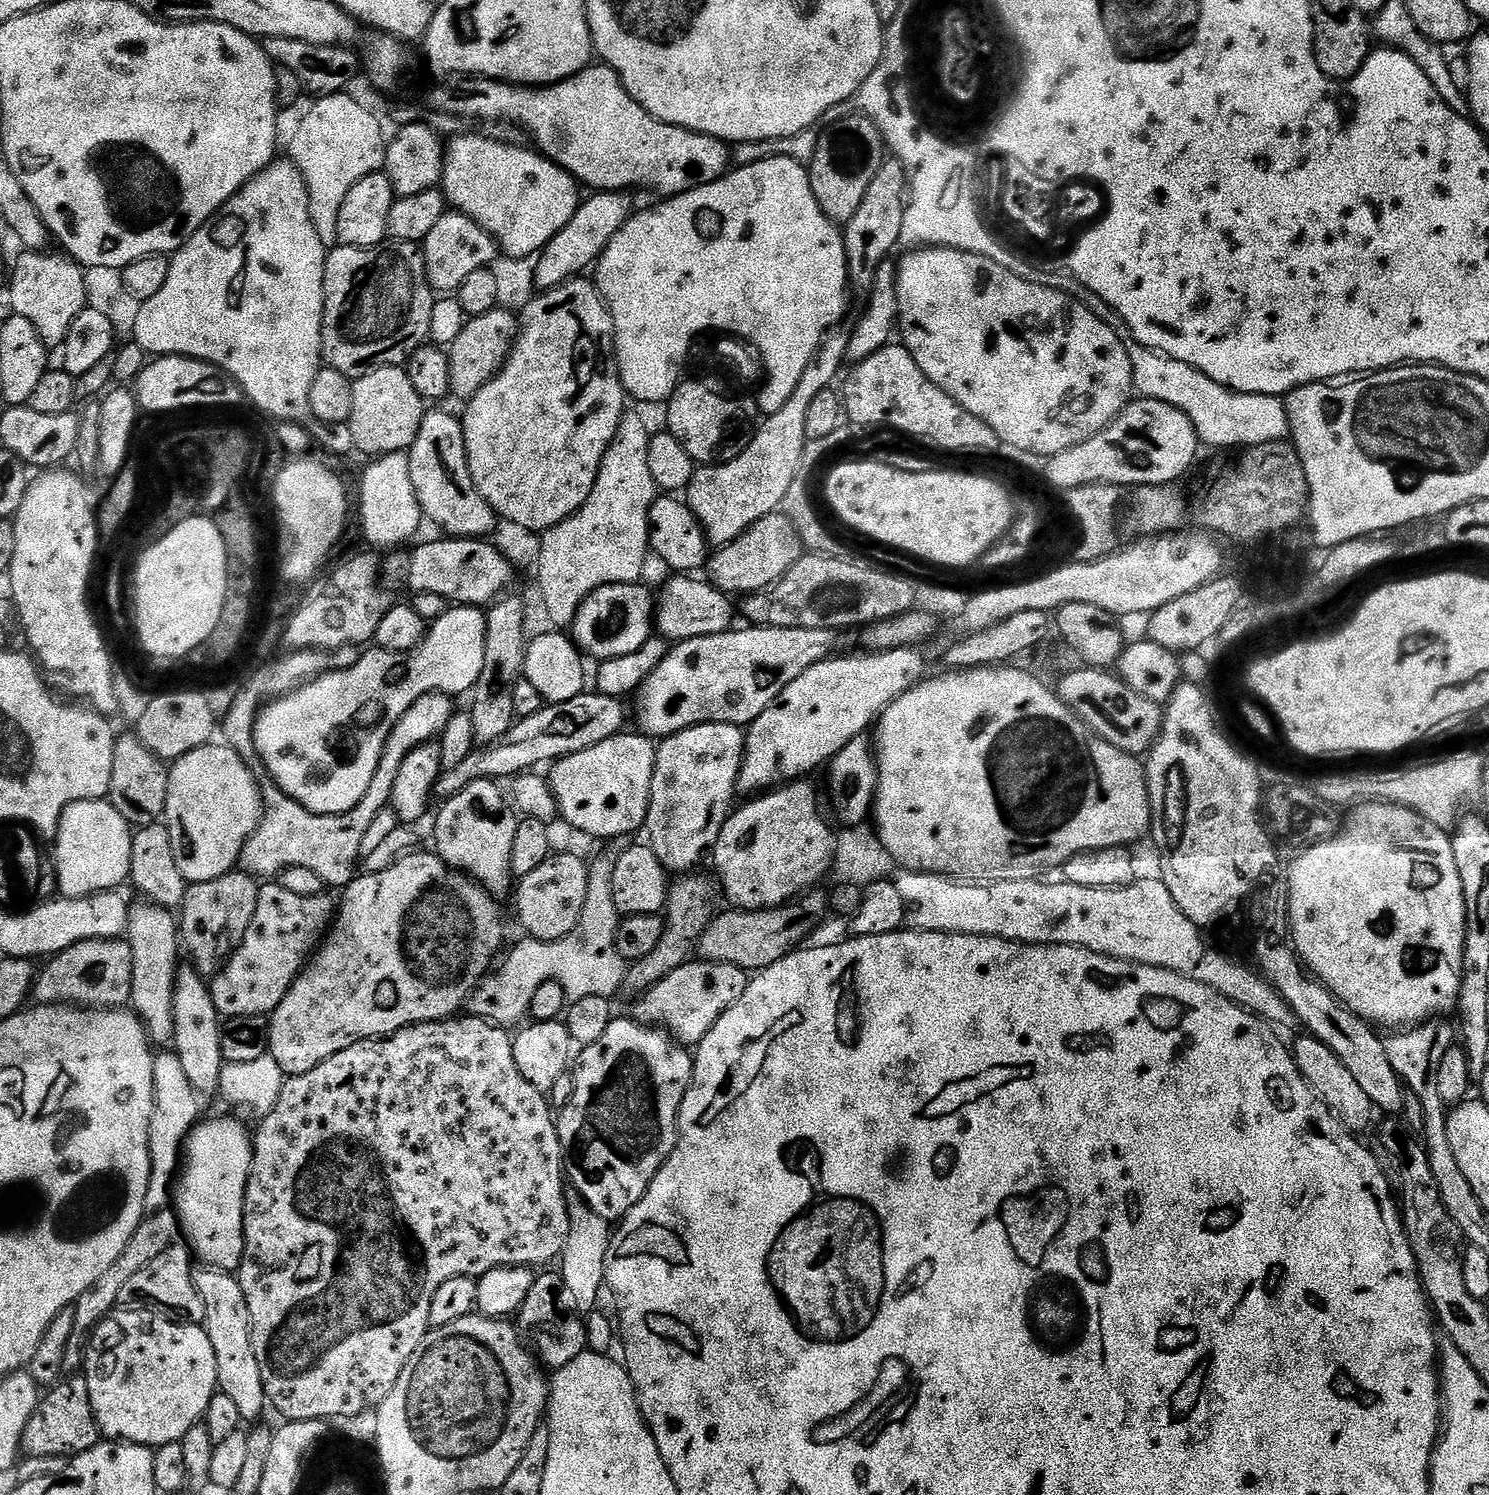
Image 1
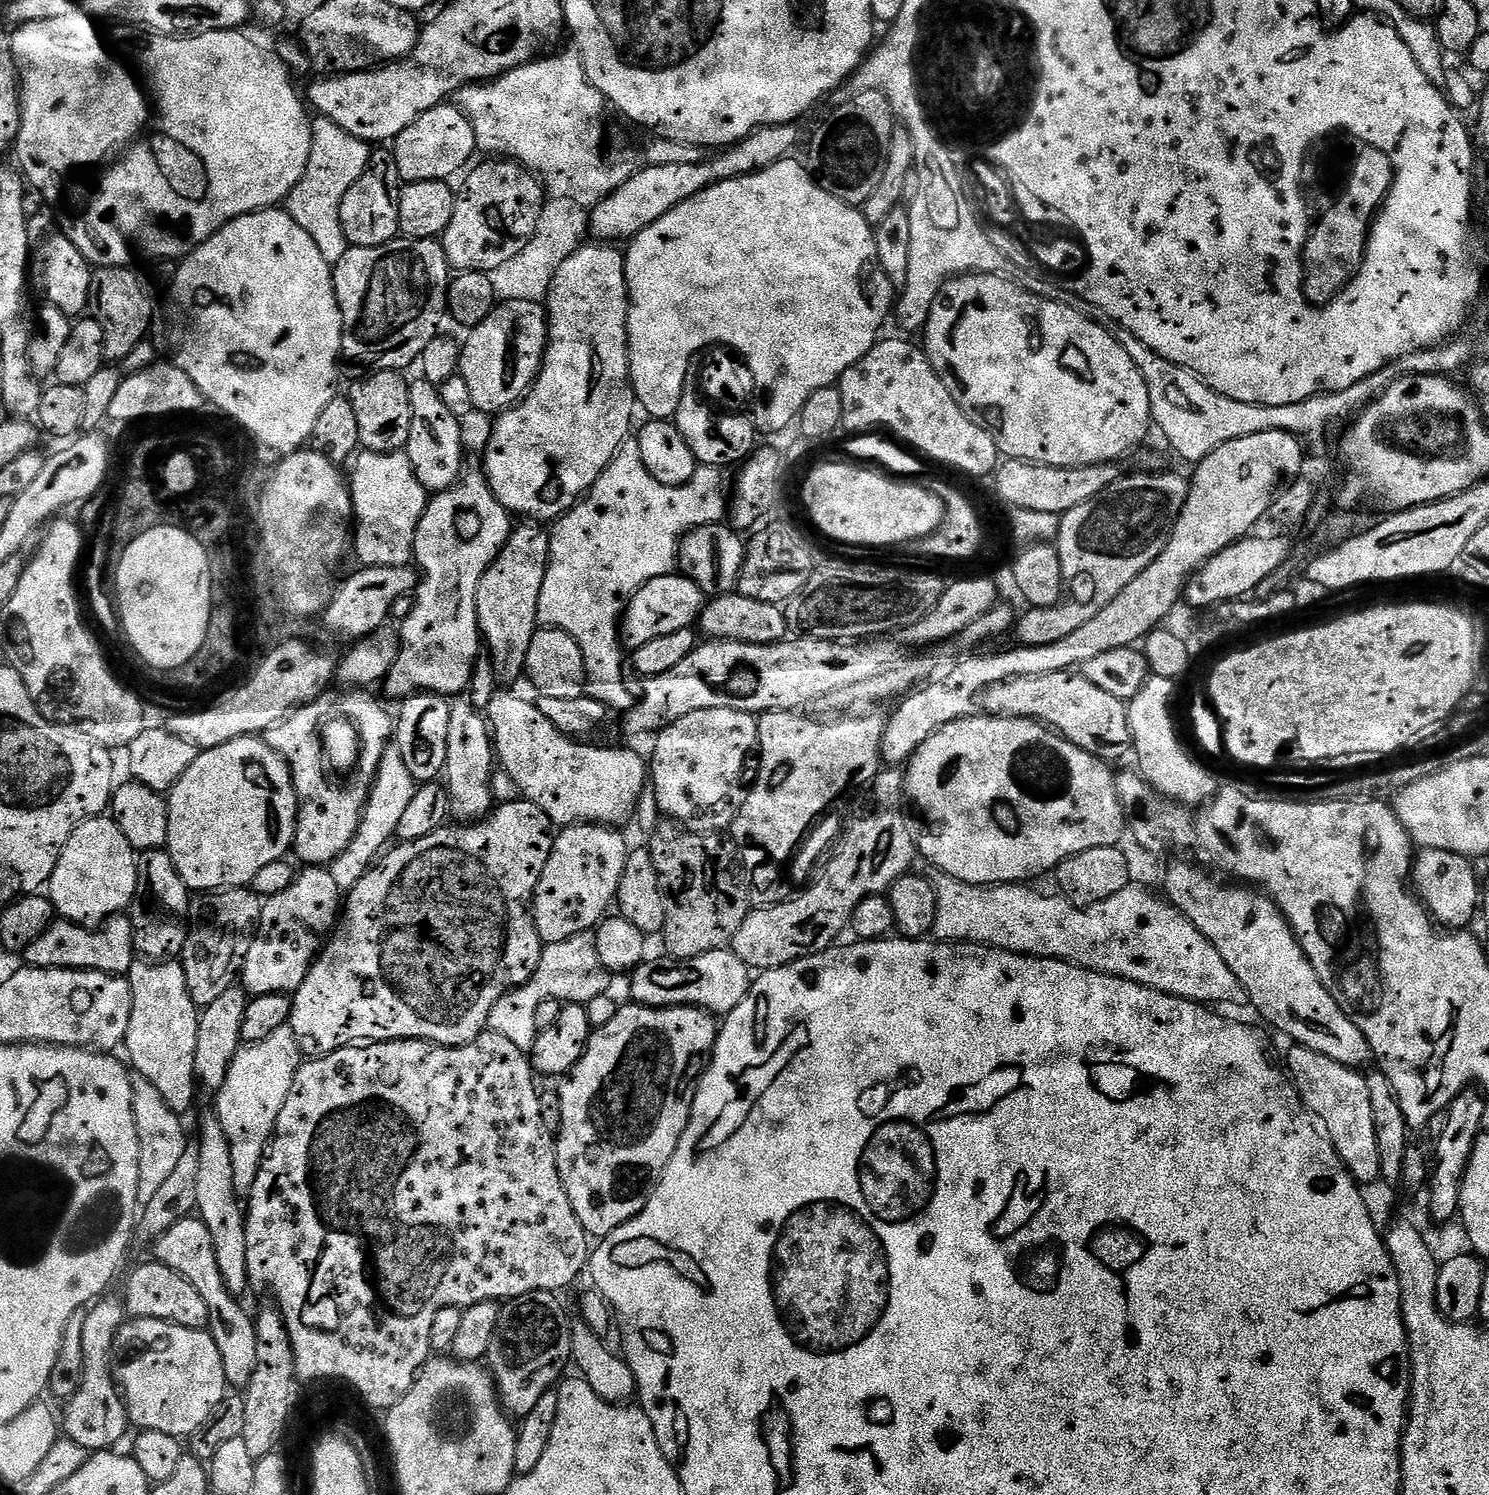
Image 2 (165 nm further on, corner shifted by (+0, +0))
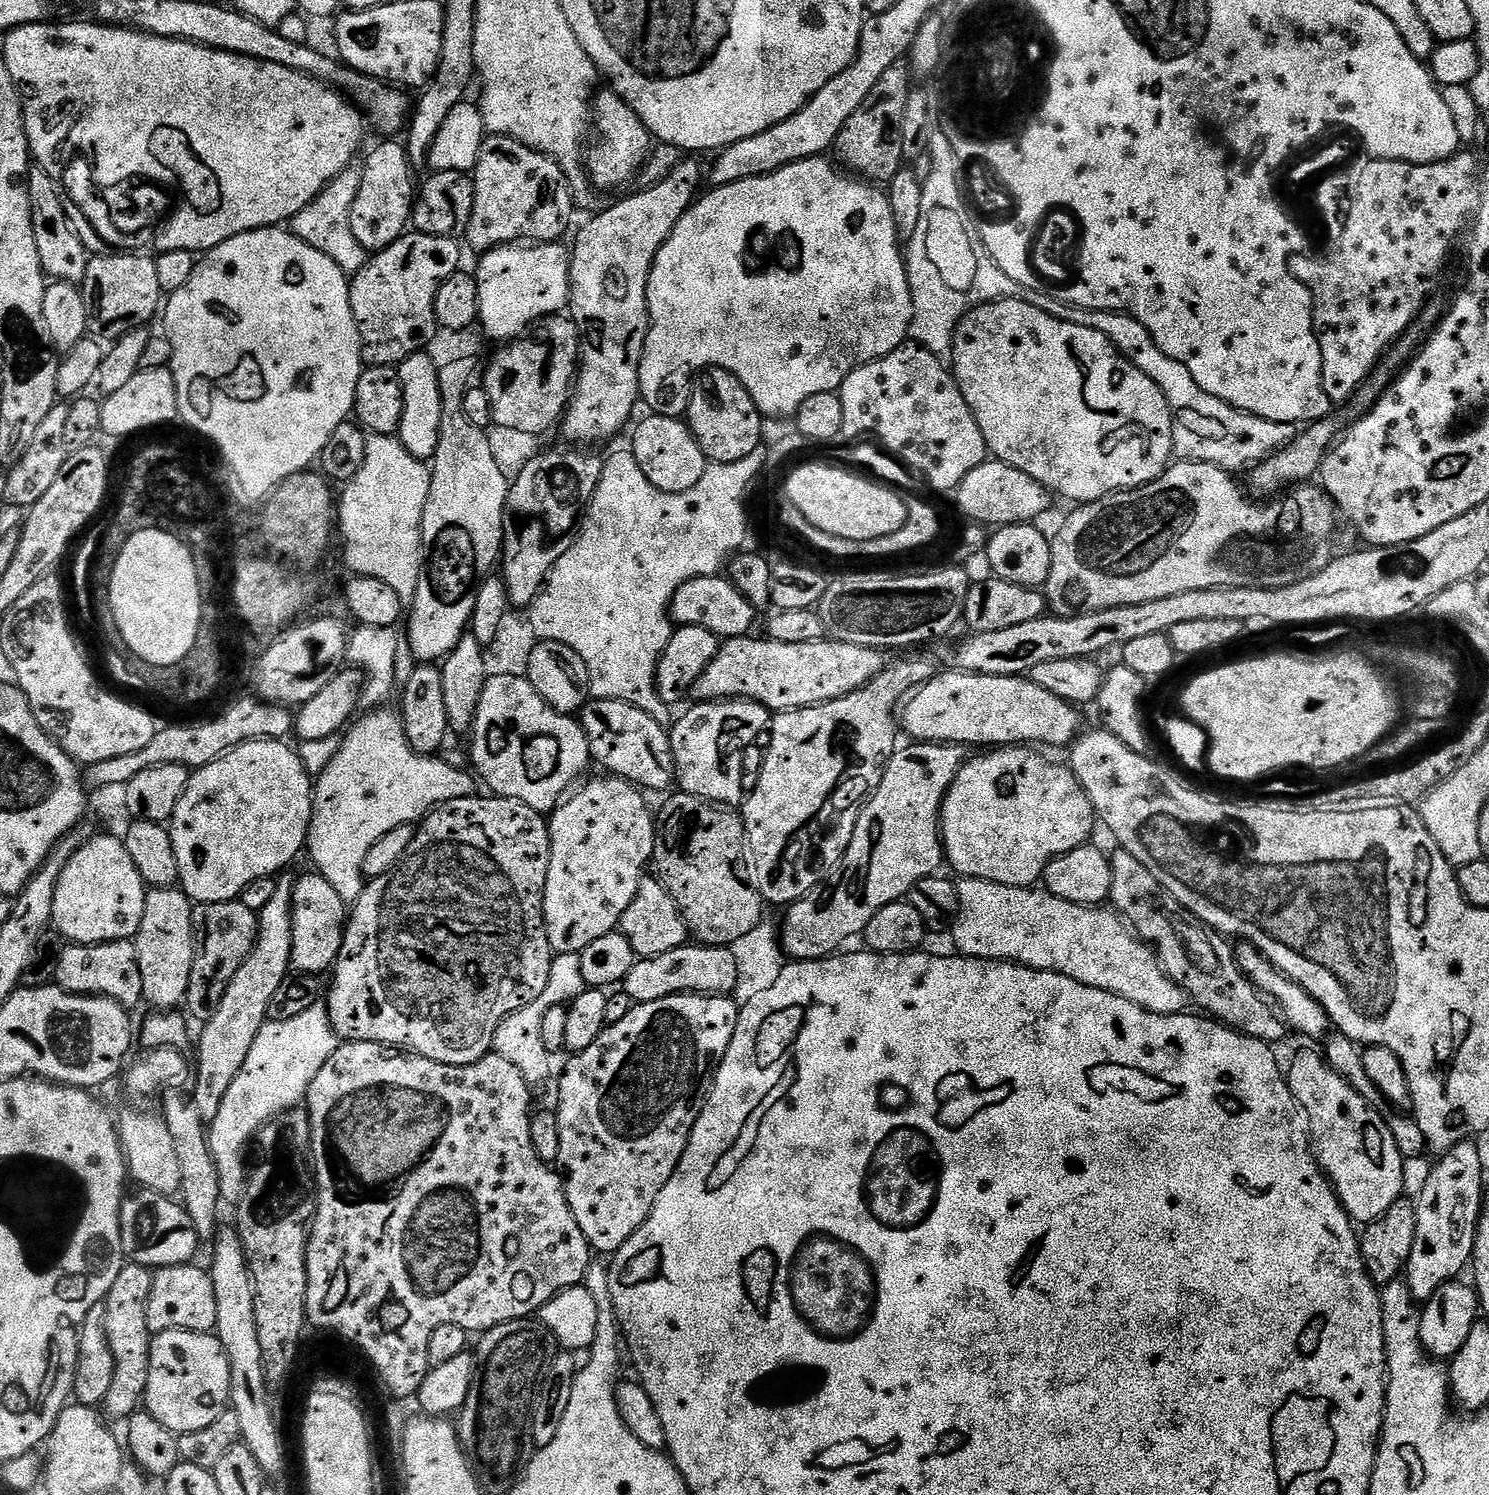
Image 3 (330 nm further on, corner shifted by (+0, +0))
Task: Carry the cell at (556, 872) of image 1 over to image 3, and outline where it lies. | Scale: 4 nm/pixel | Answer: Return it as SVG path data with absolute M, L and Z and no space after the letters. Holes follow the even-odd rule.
M604 774L601 777L601 780L590 781L581 792L573 791L550 816L552 853L544 891L544 929L556 954L578 954L586 950L590 942L619 929L622 914L626 914L626 906L634 902L634 894L638 894L640 879L646 875L644 867L649 867L656 845L658 824L653 809L651 812L644 801L645 793L619 776Z

